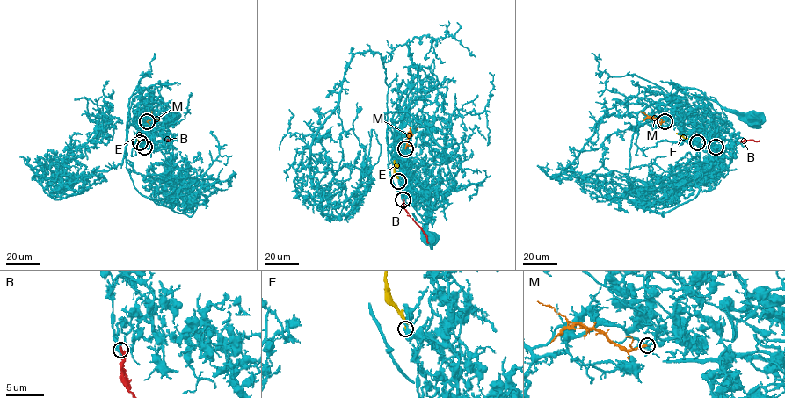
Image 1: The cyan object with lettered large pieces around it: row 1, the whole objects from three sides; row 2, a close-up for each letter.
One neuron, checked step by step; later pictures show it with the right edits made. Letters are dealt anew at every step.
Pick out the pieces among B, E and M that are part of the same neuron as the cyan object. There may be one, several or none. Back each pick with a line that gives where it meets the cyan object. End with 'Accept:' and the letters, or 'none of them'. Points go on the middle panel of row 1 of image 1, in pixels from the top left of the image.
M: Touches cyan at (405, 148)
Accept: M

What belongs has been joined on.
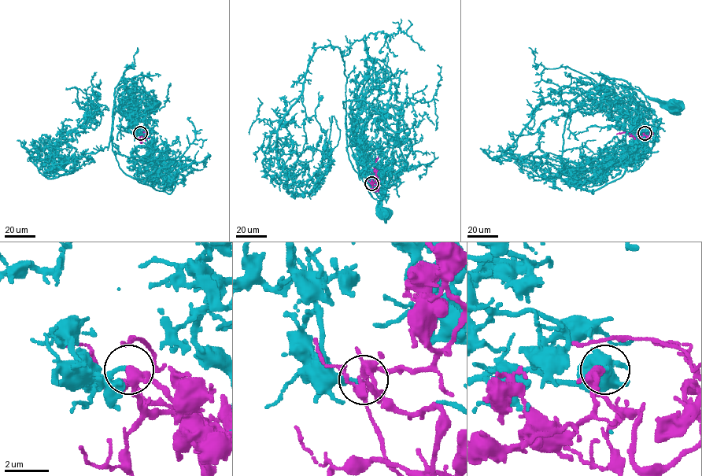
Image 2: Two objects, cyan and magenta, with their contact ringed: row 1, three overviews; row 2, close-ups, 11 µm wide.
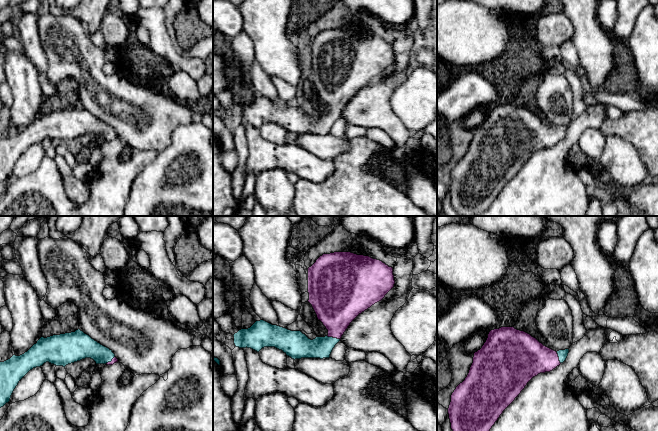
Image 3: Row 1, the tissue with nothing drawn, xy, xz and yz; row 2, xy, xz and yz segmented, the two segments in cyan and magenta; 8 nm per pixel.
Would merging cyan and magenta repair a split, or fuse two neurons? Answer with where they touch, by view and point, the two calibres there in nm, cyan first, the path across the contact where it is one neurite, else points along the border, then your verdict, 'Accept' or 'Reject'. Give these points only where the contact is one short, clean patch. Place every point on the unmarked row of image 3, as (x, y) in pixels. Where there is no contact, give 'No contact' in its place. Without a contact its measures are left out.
Touches cyan at xz (333, 114). Thickness 180 nm (cyan) against 340 nm. Path across: xz (321, 123), (333, 114), (336, 105), (336, 83). Accept

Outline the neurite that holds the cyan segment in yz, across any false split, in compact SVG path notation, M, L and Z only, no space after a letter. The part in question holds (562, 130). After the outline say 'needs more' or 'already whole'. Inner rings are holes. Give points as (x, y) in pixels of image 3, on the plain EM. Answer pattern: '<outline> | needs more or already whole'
M514 103L491 106L482 124L474 129L467 153L451 171L448 190L454 210L459 216L478 216L487 210L527 159L538 150L555 145L568 129L569 125L556 128Z | needs more

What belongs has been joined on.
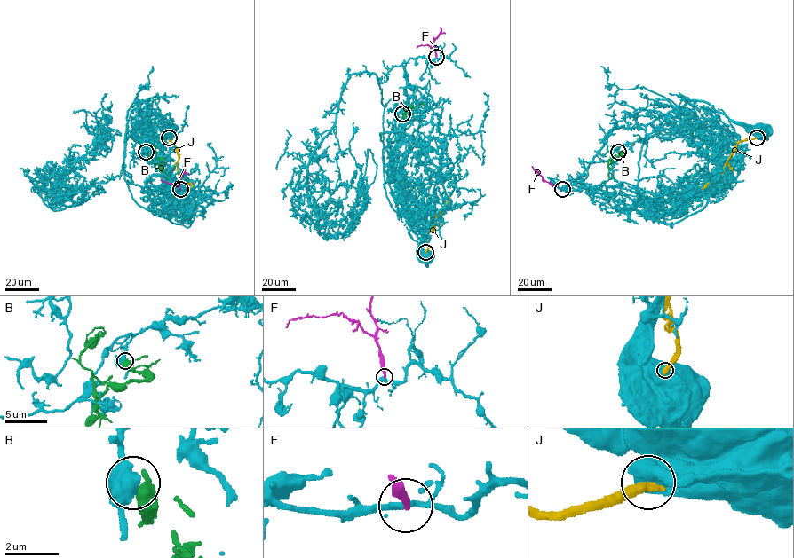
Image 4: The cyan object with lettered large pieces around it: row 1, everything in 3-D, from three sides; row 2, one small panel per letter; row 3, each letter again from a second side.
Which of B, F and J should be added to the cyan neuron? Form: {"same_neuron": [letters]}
{"same_neuron": []}

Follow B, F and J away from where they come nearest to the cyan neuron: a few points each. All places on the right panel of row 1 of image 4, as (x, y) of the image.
B: (618, 151), (623, 155), (615, 157), (607, 165), (608, 178), (614, 177)
F: (562, 189), (546, 182), (532, 166)
J: (757, 137), (741, 140), (720, 176), (702, 188)

